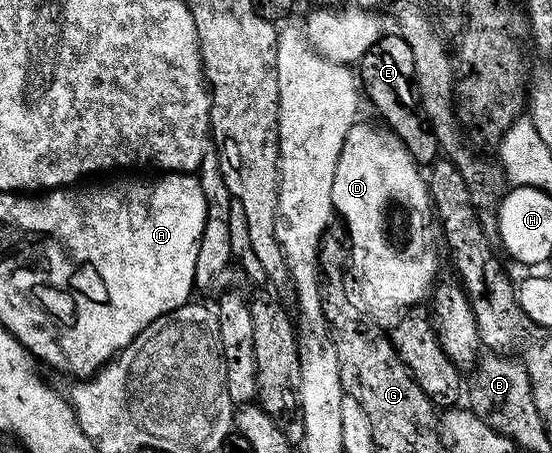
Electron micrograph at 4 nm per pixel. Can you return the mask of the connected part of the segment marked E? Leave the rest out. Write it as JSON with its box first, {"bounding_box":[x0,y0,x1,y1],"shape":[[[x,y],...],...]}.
{"bounding_box":[359,32,439,167],"shape":[[[386,32],[365,52],[359,62],[359,85],[369,96],[373,109],[384,124],[401,140],[418,166],[428,167],[438,160],[439,148],[432,127],[422,114],[414,85],[415,60],[411,49],[398,32]]]}

